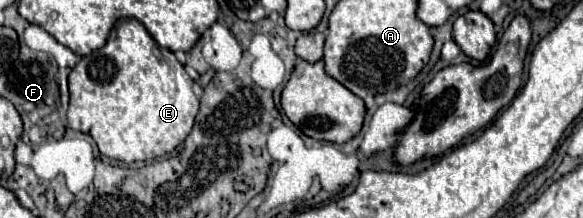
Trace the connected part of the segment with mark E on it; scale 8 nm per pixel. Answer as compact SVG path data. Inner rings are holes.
M135 18L119 20L111 30L107 44L95 50L89 58L81 58L75 64L68 77L68 87L71 92L67 112L69 126L89 134L103 156L129 164L137 160L153 160L175 150L191 132L199 112L199 98L193 92L193 80L185 68L179 64L173 52L165 50L163 54L145 26Z

